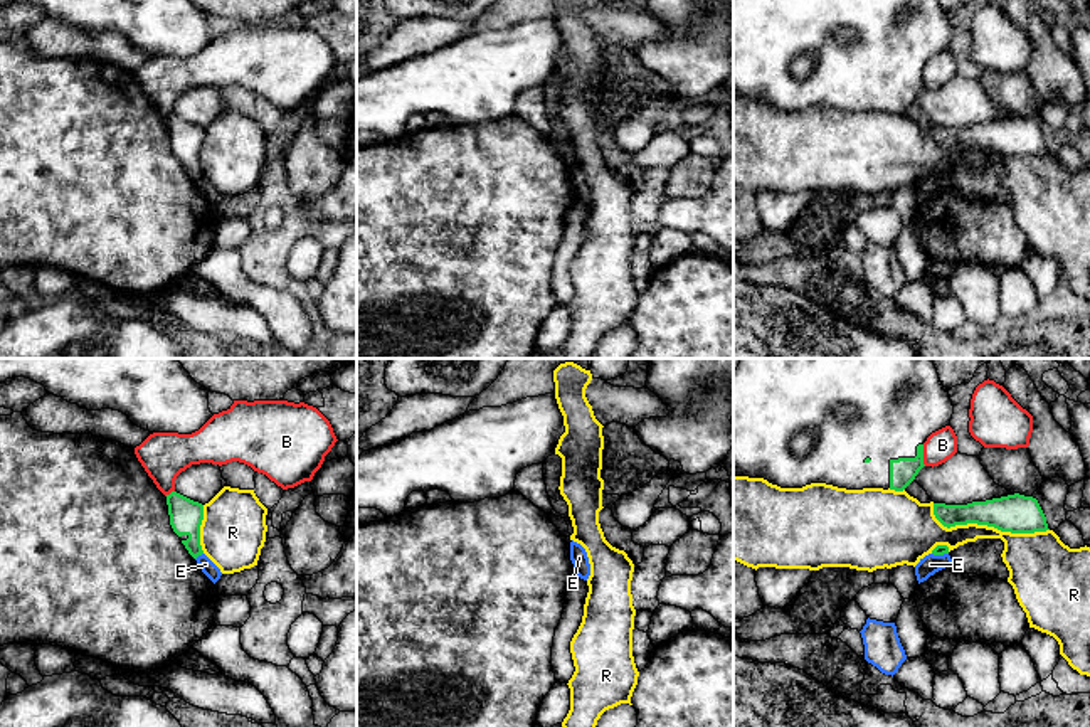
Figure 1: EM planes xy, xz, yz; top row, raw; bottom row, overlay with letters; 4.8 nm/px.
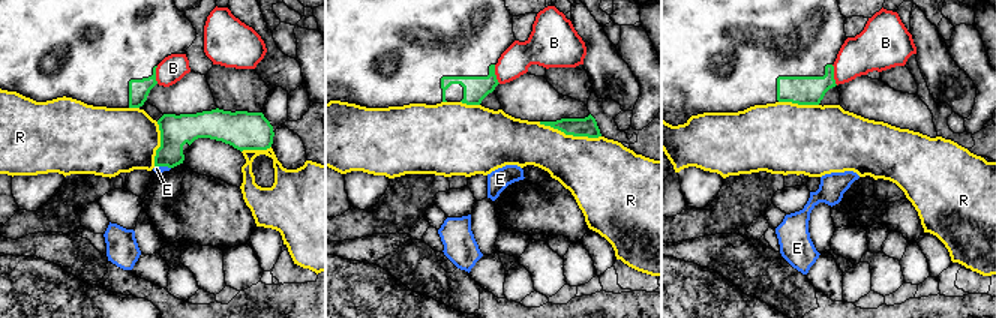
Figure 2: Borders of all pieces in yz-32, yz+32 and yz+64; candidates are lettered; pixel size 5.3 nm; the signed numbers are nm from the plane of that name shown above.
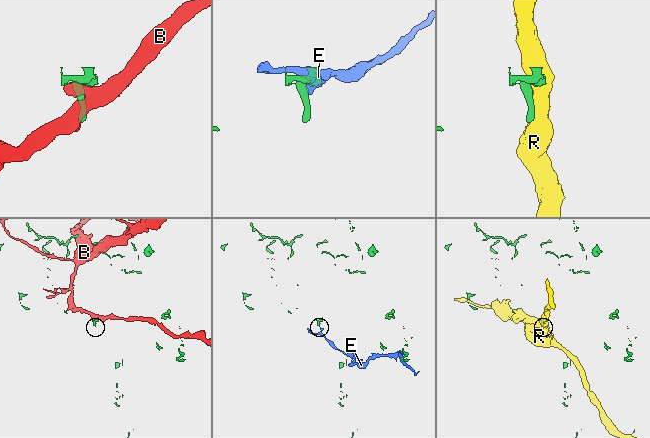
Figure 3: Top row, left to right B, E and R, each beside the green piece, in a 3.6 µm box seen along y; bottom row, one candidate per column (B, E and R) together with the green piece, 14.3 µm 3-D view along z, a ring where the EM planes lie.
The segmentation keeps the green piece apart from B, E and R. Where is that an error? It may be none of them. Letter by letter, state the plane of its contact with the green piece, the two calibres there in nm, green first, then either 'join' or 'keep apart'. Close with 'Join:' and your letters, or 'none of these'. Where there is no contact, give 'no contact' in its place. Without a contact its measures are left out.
B: meets green in yz; 130 nm thick on the green side, 140 nm on the other; keep apart
E: meets green in xy; 160 nm thick on the green side, 70 nm on the other; keep apart
R: meets green in yz; 190 nm thick on the green side, 220 nm on the other; keep apart
Join: none of these

